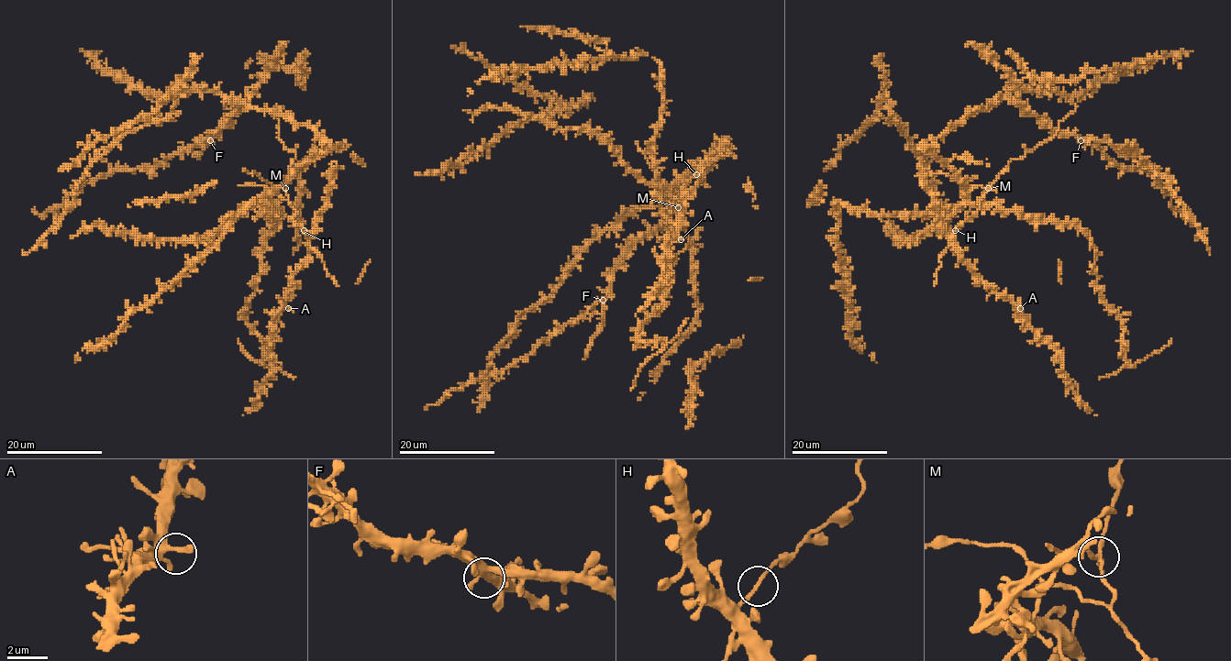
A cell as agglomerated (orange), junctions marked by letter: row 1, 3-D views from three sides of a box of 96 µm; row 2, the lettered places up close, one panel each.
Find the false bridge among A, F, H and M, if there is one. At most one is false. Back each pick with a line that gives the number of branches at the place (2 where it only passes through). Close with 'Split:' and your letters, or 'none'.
M: branches 4
Split: M

